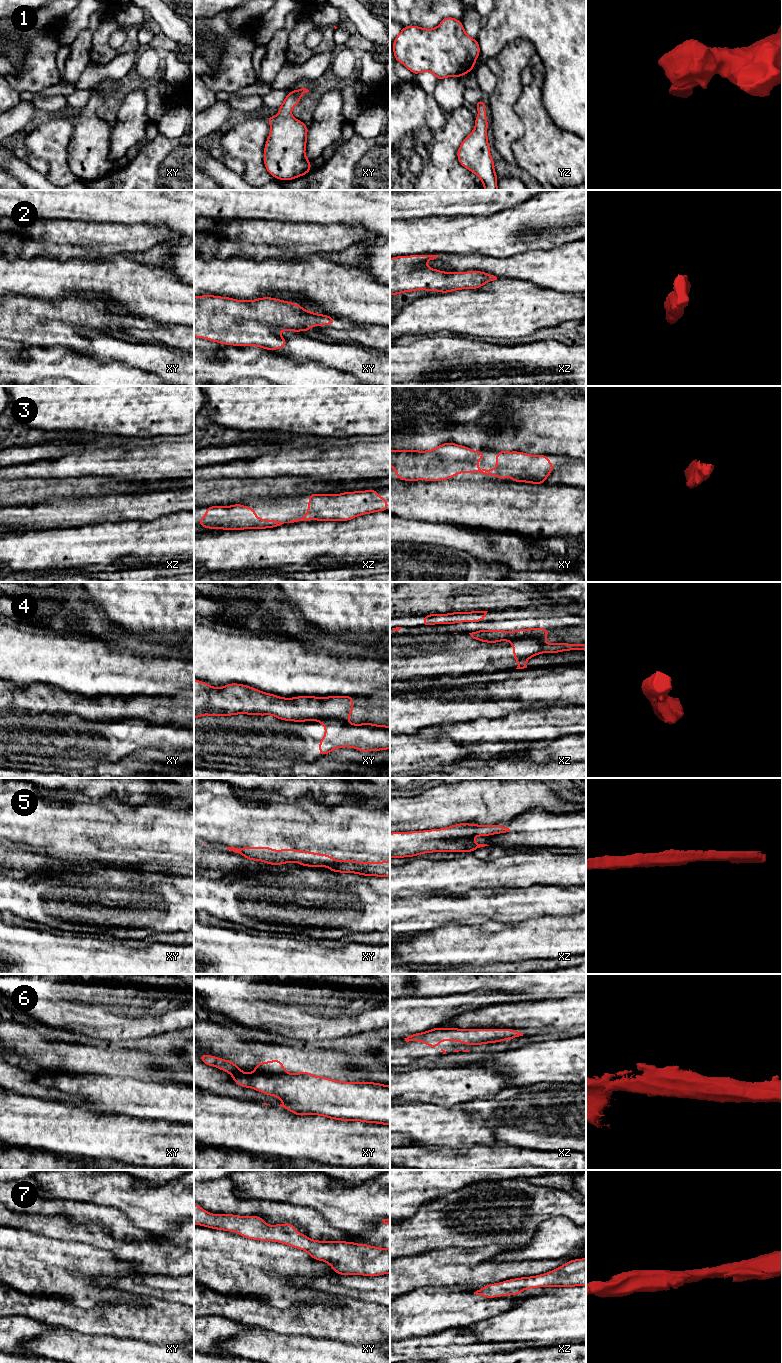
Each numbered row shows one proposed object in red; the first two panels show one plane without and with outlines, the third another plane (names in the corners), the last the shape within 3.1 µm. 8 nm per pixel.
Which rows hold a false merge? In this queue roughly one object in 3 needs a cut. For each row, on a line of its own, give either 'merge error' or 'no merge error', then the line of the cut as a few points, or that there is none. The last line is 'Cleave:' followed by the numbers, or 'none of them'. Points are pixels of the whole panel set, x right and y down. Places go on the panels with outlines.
1: no merge error; no cut
2: no merge error; no cut
3: no merge error; no cut
4: merge error; cut in xz along (511, 641), (517, 638), (534, 638), (545, 643)
5: no merge error; no cut
6: no merge error; no cut
7: no merge error; no cut
Cleave: 4

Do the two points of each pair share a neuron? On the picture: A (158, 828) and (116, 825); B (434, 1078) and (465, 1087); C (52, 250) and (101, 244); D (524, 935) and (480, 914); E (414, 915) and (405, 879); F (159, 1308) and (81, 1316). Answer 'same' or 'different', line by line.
A: same
B: same
C: same
D: different
E: different
F: same

